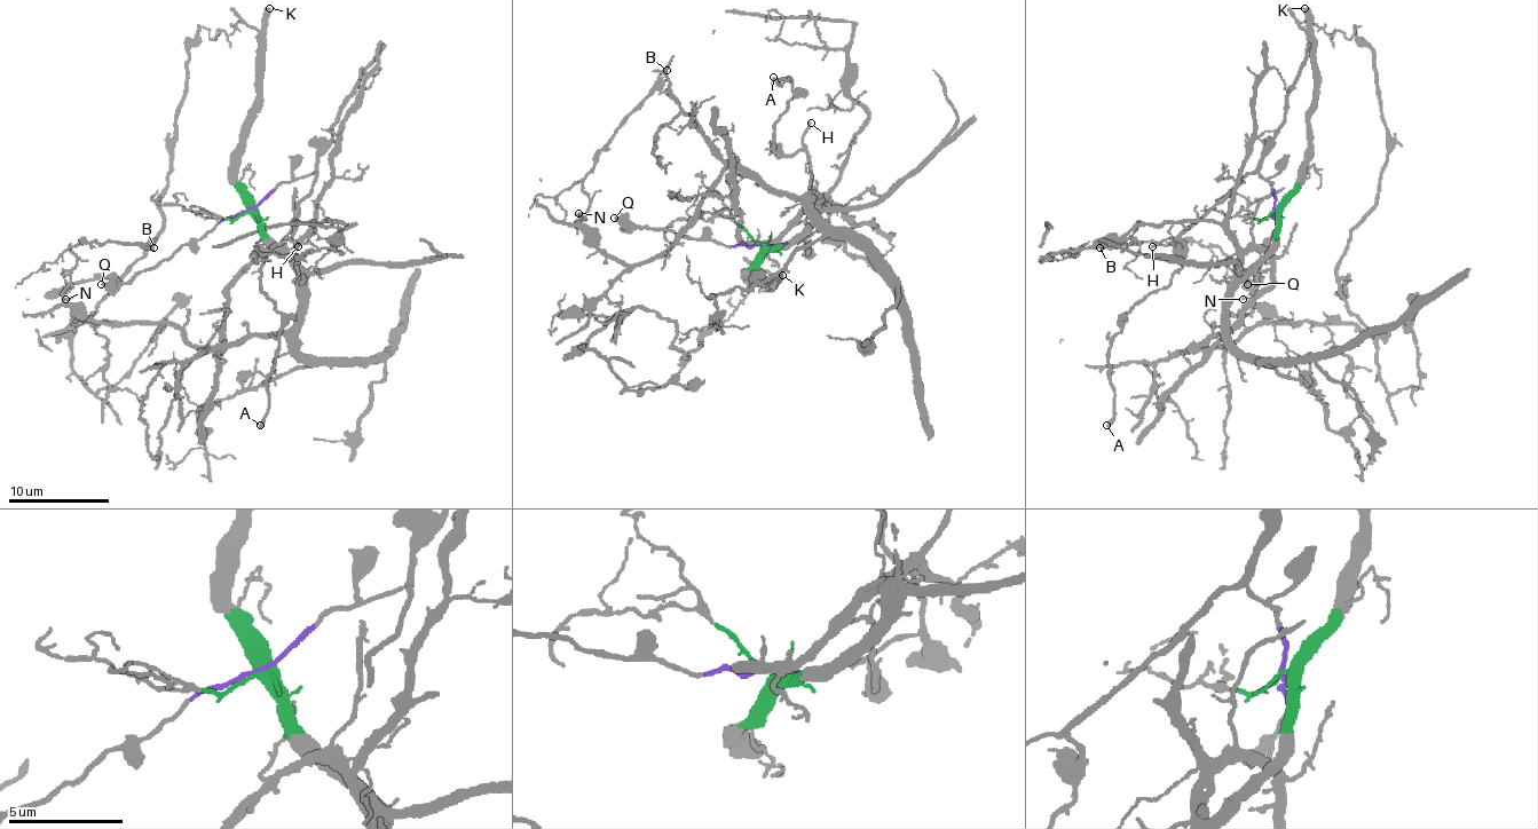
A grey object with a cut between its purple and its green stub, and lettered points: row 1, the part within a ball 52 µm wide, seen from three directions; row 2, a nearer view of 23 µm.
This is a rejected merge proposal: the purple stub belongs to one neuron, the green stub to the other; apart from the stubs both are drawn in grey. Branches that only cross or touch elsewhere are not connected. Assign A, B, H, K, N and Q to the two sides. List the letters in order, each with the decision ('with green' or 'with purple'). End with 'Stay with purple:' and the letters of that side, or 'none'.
A: with purple
B: with green
H: with purple
K: with green
N: with green
Q: with purple
Stay with purple: A, H, Q

